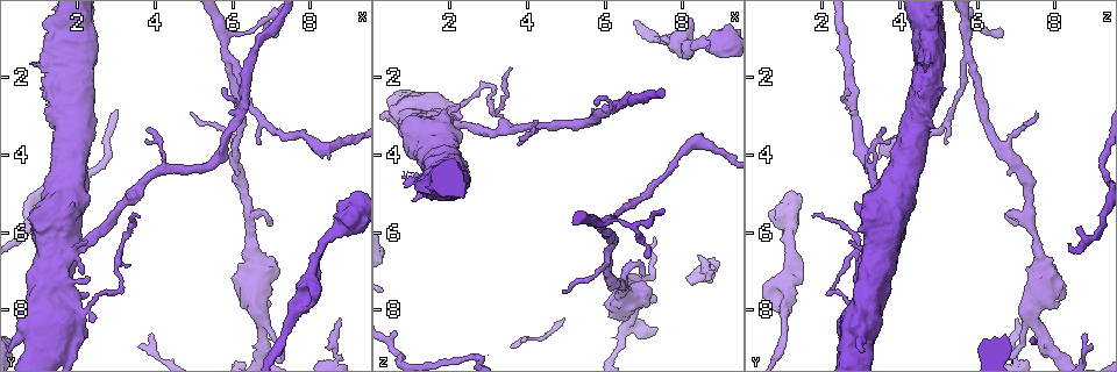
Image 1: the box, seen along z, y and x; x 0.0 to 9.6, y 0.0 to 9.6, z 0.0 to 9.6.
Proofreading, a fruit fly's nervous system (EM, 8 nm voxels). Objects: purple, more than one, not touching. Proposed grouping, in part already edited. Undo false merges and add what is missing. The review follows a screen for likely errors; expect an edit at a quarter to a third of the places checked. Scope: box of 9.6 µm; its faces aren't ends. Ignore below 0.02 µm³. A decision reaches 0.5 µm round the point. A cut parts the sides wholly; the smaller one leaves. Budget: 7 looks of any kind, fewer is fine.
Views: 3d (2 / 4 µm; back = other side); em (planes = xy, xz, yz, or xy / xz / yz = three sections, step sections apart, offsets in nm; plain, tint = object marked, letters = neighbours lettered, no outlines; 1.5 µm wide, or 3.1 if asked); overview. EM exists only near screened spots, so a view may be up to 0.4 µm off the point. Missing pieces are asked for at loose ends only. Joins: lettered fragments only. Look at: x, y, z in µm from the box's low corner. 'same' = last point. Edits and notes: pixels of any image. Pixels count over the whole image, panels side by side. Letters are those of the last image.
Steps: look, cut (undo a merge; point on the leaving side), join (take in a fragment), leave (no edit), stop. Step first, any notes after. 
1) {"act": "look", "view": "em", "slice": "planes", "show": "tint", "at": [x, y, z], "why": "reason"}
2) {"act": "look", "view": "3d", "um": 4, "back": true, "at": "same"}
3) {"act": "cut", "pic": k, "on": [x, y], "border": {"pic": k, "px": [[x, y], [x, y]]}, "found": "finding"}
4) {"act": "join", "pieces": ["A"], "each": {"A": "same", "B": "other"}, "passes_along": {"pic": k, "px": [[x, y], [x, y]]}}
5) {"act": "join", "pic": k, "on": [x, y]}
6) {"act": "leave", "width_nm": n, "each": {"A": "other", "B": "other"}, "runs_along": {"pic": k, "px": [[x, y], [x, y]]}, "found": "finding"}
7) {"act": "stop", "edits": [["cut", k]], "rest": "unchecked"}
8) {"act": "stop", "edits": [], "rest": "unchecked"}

{"act": "look", "view": "em", "slice": "planes", "show": "letters", "at": [8.95, 5.90, 1.15], "why": "calibre changes"}

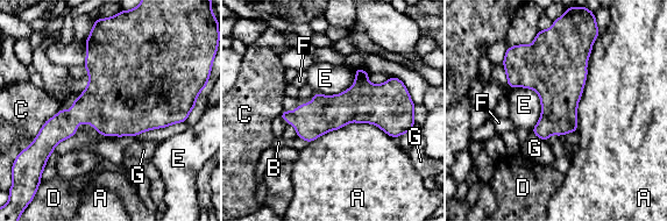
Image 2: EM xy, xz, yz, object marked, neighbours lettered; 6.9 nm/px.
{"act": "leave", "each": {"A": "other", "B": "other", "C": "other", "D": "other", "E": "other", "F": "other", "G": "other"}, "border": {"pic": 2, "px": [[595, 41], [577, 105], [576, 129]]}, "found": "all the same neuron"}

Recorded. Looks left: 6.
{"act": "look", "view": "em", "slice": "planes", "show": "letters", "at": [7.95, 8.00, 0.65], "why": "an open end"}

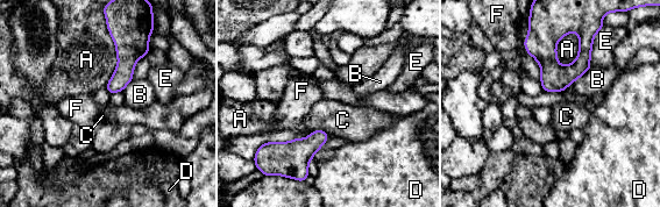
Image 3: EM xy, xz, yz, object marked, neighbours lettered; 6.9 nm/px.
{"act": "leave", "each": {"A": "other", "B": "other", "C": "other", "D": "other", "E": "other", "F": "other"}, "border": {"pic": 3, "px": [[330, 136], [316, 129], [295, 138]]}, "found": "none of them fits"}

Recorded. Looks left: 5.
{"act": "look", "view": "3d", "um": 4, "at": [5.95, 1.55, 5.75], "why": "two arms in line, one across"}

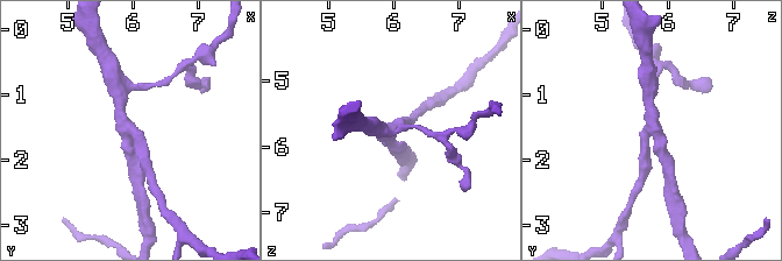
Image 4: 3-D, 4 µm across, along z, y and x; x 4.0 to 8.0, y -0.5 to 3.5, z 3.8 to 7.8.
{"act": "look", "view": "em", "slice": "planes", "show": "tint", "at": [5.95, 1.60, 5.80], "arms": 3, "arm_widths_nm": [160, 200, 240]}

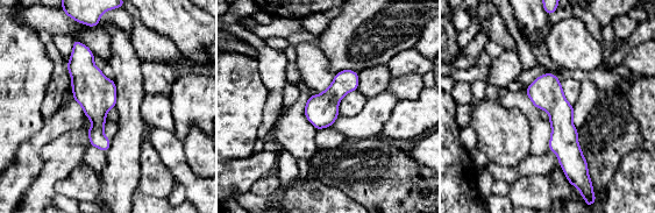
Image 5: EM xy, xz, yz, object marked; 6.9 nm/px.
{"act": "look", "view": "em", "slice": "planes", "show": "letters", "at": "same", "why": "see the neighbours"}

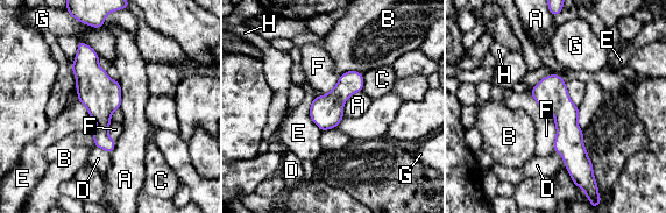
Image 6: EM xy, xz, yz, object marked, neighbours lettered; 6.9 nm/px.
{"act": "leave", "each": {"A": "other", "B": "other", "C": "other", "D": "other", "E": "other", "F": "other", "G": "other", "H": "other"}, "border": {"pic": 6, "px": [[362, 90], [345, 101], [344, 115]]}, "found": "one neuron here"}

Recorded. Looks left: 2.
{"act": "stop", "edits": [], "rest": "unchecked"}

